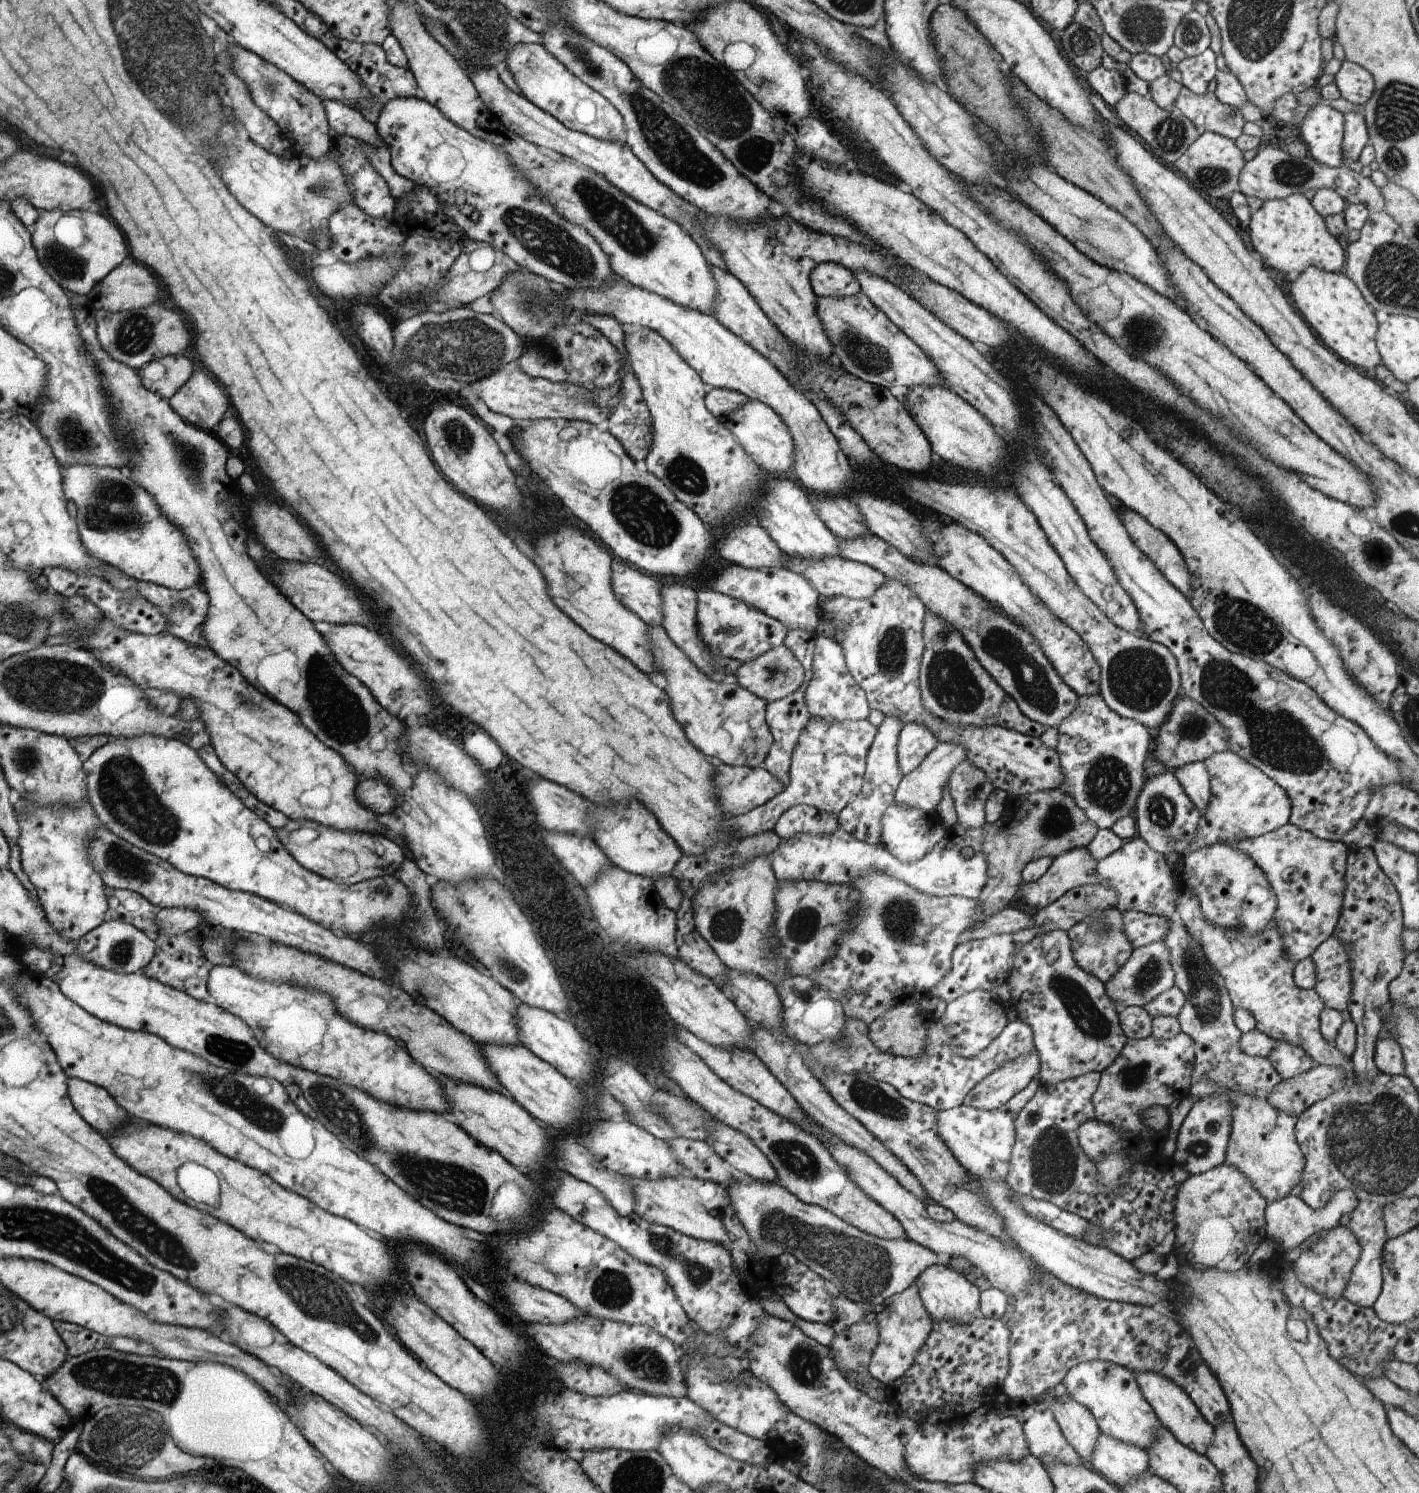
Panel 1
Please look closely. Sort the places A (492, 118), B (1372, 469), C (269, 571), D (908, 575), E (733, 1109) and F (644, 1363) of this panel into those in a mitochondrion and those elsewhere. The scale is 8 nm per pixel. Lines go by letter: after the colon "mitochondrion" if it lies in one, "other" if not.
A: other
B: other
C: other
D: other
E: other
F: mitochondrion

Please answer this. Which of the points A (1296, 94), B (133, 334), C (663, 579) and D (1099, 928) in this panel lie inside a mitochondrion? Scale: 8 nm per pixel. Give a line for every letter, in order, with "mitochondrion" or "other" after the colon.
A: other
B: mitochondrion
C: other
D: mitochondrion

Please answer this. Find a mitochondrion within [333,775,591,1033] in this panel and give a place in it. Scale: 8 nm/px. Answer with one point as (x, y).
(515, 972)

